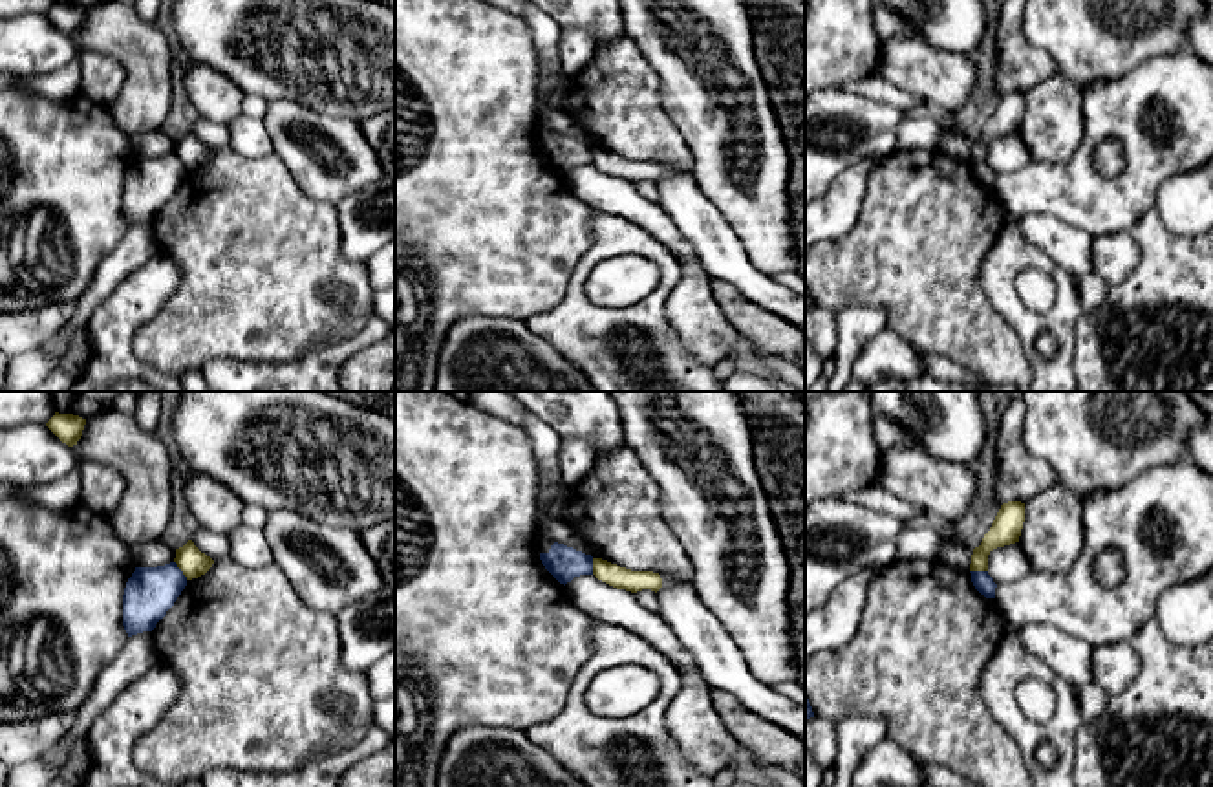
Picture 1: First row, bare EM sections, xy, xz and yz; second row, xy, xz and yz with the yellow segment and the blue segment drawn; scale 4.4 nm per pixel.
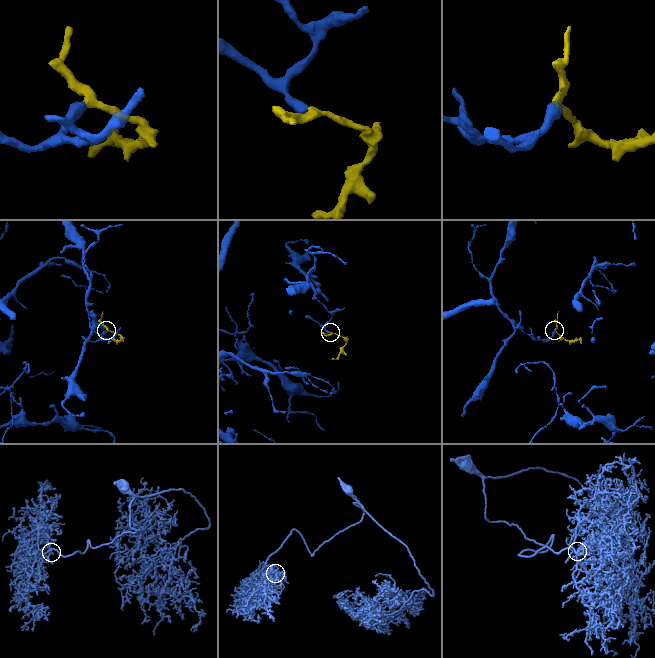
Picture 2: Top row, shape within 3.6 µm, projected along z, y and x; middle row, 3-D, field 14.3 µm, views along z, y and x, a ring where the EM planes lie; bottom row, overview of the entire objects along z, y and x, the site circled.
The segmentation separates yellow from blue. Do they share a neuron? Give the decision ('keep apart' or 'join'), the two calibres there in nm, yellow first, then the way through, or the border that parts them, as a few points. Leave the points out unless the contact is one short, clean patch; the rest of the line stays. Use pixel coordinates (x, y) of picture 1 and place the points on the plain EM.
keep apart; calibres 120 and 220 nm; border xy (174, 150), (187, 169)

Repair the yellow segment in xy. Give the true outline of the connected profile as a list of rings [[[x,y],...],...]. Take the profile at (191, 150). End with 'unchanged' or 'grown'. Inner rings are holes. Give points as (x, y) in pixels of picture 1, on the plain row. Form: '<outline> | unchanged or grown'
[[[188,130],[183,137],[176,139],[174,152],[183,161],[187,170],[205,165],[214,154],[214,150],[201,143],[192,130]]] | unchanged

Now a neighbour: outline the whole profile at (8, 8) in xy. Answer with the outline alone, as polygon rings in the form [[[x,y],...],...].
[[[0,0],[0,20],[22,15],[46,15],[55,0]]]

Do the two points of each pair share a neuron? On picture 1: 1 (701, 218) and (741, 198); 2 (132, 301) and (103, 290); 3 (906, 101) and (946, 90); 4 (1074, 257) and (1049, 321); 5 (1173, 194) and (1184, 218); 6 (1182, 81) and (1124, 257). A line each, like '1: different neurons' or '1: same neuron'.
1: different neurons
2: different neurons
3: different neurons
4: different neurons
5: same neuron
6: different neurons

